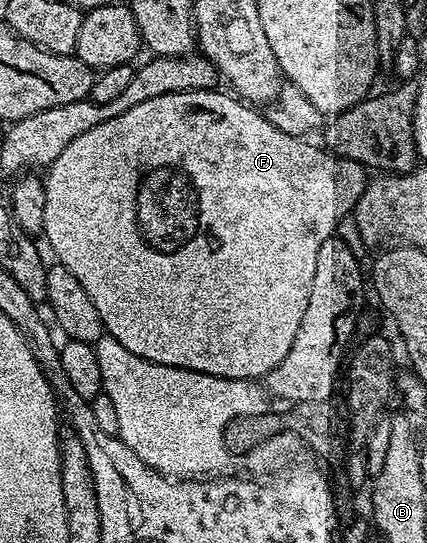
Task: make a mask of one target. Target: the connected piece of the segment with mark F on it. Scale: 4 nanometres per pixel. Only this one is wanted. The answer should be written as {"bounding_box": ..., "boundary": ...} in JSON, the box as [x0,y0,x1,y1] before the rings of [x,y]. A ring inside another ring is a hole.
{"bounding_box":[42,91,369,382],"boundary":[[[219,91],[161,94],[161,98],[149,98],[149,102],[125,110],[125,114],[109,118],[109,122],[100,122],[93,130],[85,130],[81,138],[73,138],[45,172],[42,235],[47,236],[48,246],[55,251],[54,259],[63,264],[65,270],[85,286],[85,294],[93,298],[106,335],[117,338],[125,350],[165,366],[255,382],[266,378],[281,358],[289,354],[289,346],[293,346],[293,338],[297,338],[297,326],[301,326],[301,318],[309,306],[309,290],[313,290],[313,273],[321,242],[336,235],[340,231],[339,223],[355,211],[355,204],[366,190],[369,172],[363,165],[335,156],[318,143],[310,144],[310,139],[277,130],[262,111],[226,91]]]}

